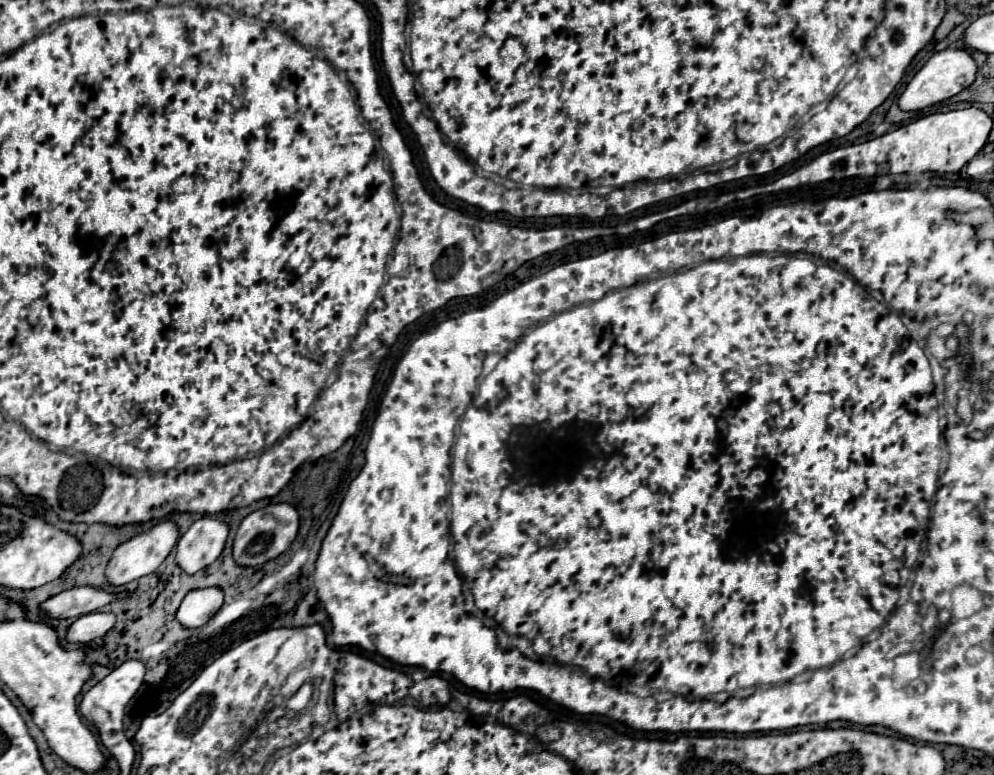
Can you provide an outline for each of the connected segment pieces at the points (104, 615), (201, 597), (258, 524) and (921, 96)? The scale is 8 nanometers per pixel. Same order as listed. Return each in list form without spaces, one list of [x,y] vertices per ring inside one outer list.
[[[96,611],[78,617],[68,629],[70,643],[90,643],[92,639],[104,637],[116,623],[116,615],[112,611]]]
[[[220,587],[194,589],[184,597],[180,609],[176,611],[176,619],[184,627],[202,627],[222,607],[222,603],[224,591]]]
[[[272,503],[254,513],[250,513],[238,527],[234,539],[234,561],[244,567],[266,563],[280,553],[284,553],[298,535],[300,517],[298,511],[290,503]]]
[[[948,47],[944,51],[938,51],[934,53],[928,63],[912,77],[912,81],[906,85],[904,93],[900,95],[898,99],[898,105],[900,109],[904,111],[918,111],[918,109],[924,109],[924,107],[930,107],[934,103],[940,103],[940,101],[946,101],[954,95],[958,95],[962,89],[970,87],[976,79],[976,73],[978,73],[978,65],[974,61],[974,57],[966,51],[966,49],[954,49],[954,47]]]

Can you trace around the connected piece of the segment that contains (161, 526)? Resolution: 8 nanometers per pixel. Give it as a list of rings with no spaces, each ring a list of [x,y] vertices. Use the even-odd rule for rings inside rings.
[[[162,519],[160,523],[156,523],[156,525],[150,527],[148,531],[144,531],[144,533],[132,537],[132,539],[128,539],[128,541],[124,541],[122,545],[116,547],[112,559],[110,559],[108,567],[106,567],[106,577],[108,577],[108,581],[110,581],[112,585],[126,585],[126,583],[138,579],[138,577],[142,577],[142,575],[154,573],[154,571],[162,565],[162,561],[170,555],[170,551],[172,551],[174,545],[178,543],[178,537],[180,537],[178,525],[176,525],[174,521]]]

